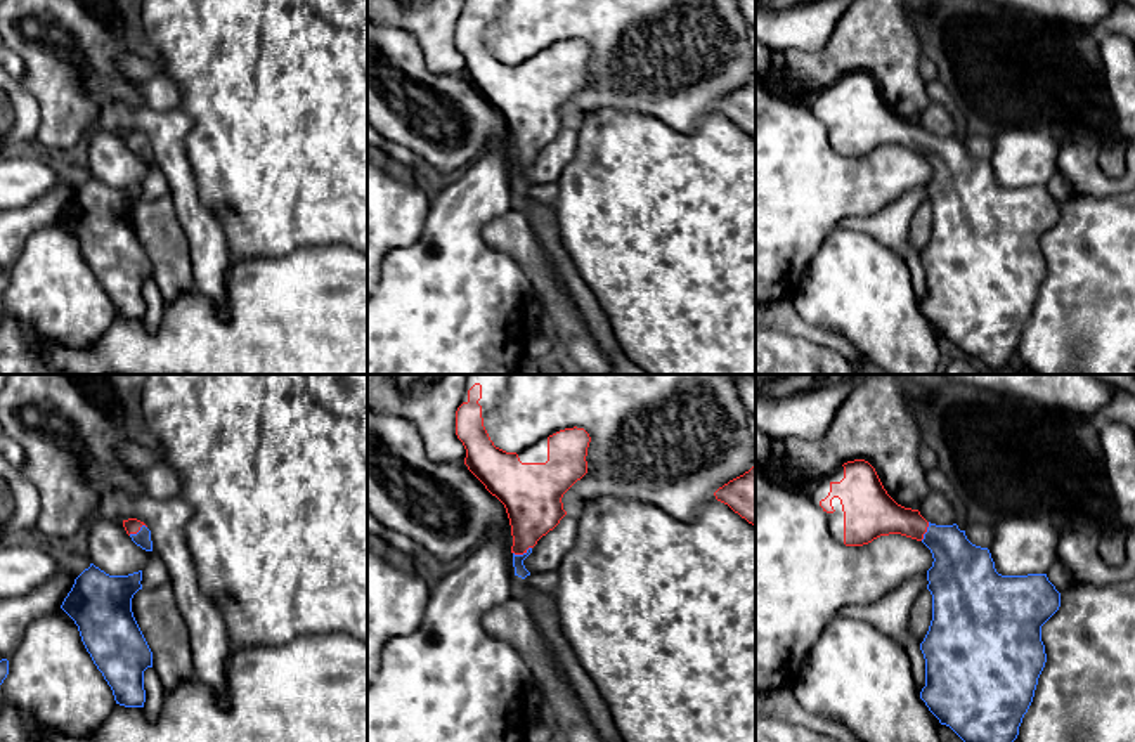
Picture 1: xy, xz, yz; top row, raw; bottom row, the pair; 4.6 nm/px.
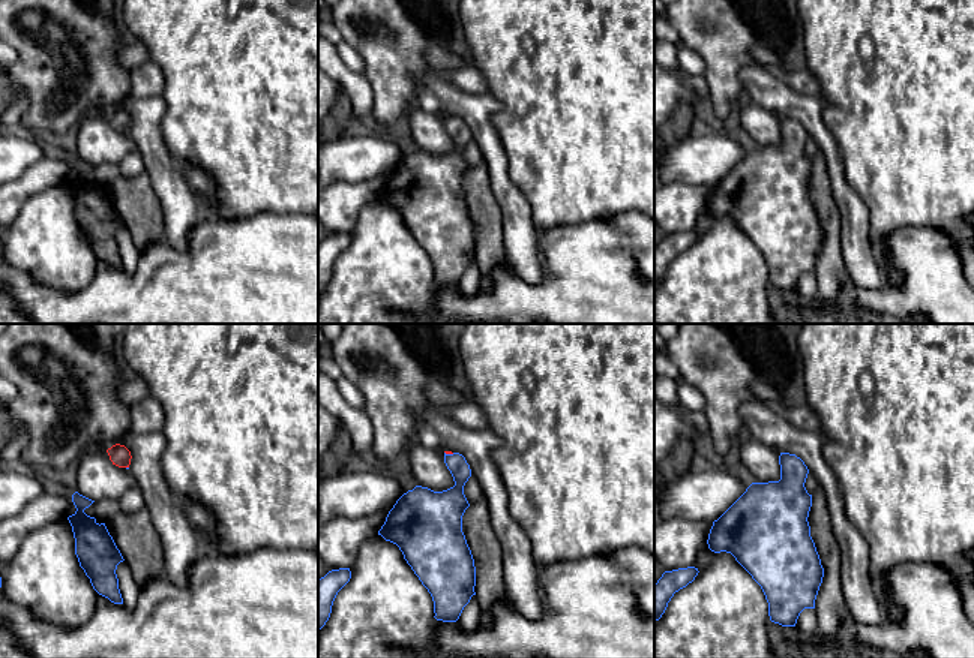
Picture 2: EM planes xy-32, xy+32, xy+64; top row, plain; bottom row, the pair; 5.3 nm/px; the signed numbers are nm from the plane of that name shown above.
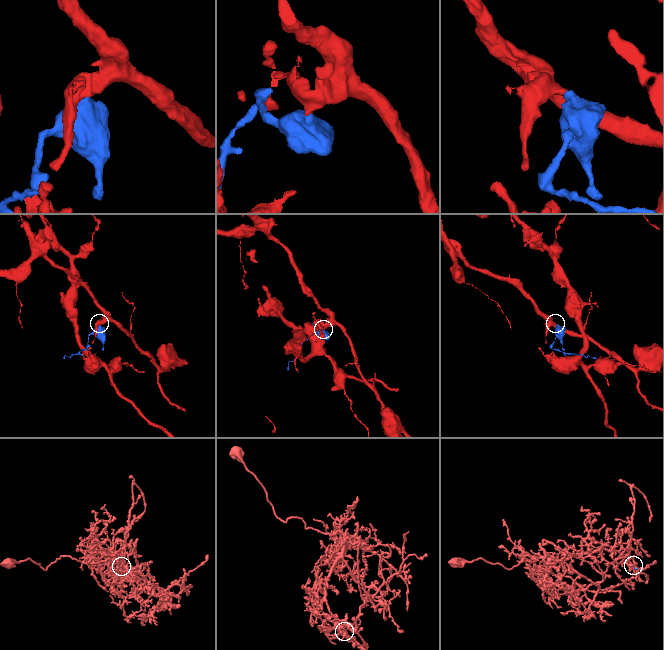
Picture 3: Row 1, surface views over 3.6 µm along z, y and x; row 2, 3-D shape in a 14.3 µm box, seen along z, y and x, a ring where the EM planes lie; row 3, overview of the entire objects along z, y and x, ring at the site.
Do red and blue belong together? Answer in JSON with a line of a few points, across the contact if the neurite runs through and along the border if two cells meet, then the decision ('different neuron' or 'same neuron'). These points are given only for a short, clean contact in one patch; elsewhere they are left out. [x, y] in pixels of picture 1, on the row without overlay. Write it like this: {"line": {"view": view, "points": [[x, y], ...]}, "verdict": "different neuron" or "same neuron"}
{"line": {"view": "xz", "points": [[532, 113], [522, 165], [520, 182]]}, "verdict": "same neuron"}

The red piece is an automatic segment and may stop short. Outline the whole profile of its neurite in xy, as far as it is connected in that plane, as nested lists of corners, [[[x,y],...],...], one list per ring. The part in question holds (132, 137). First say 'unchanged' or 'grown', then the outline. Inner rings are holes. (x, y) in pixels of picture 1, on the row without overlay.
grown; [[[137,130],[123,132],[123,139],[132,153],[146,163],[152,163],[151,142]]]

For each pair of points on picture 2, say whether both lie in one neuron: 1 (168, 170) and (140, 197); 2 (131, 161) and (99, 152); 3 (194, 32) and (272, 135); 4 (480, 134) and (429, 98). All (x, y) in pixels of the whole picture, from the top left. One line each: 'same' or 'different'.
1: different
2: different
3: same
4: same

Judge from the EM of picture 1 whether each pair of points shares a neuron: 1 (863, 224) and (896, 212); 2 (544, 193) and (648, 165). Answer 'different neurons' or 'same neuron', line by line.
1: same neuron
2: different neurons

